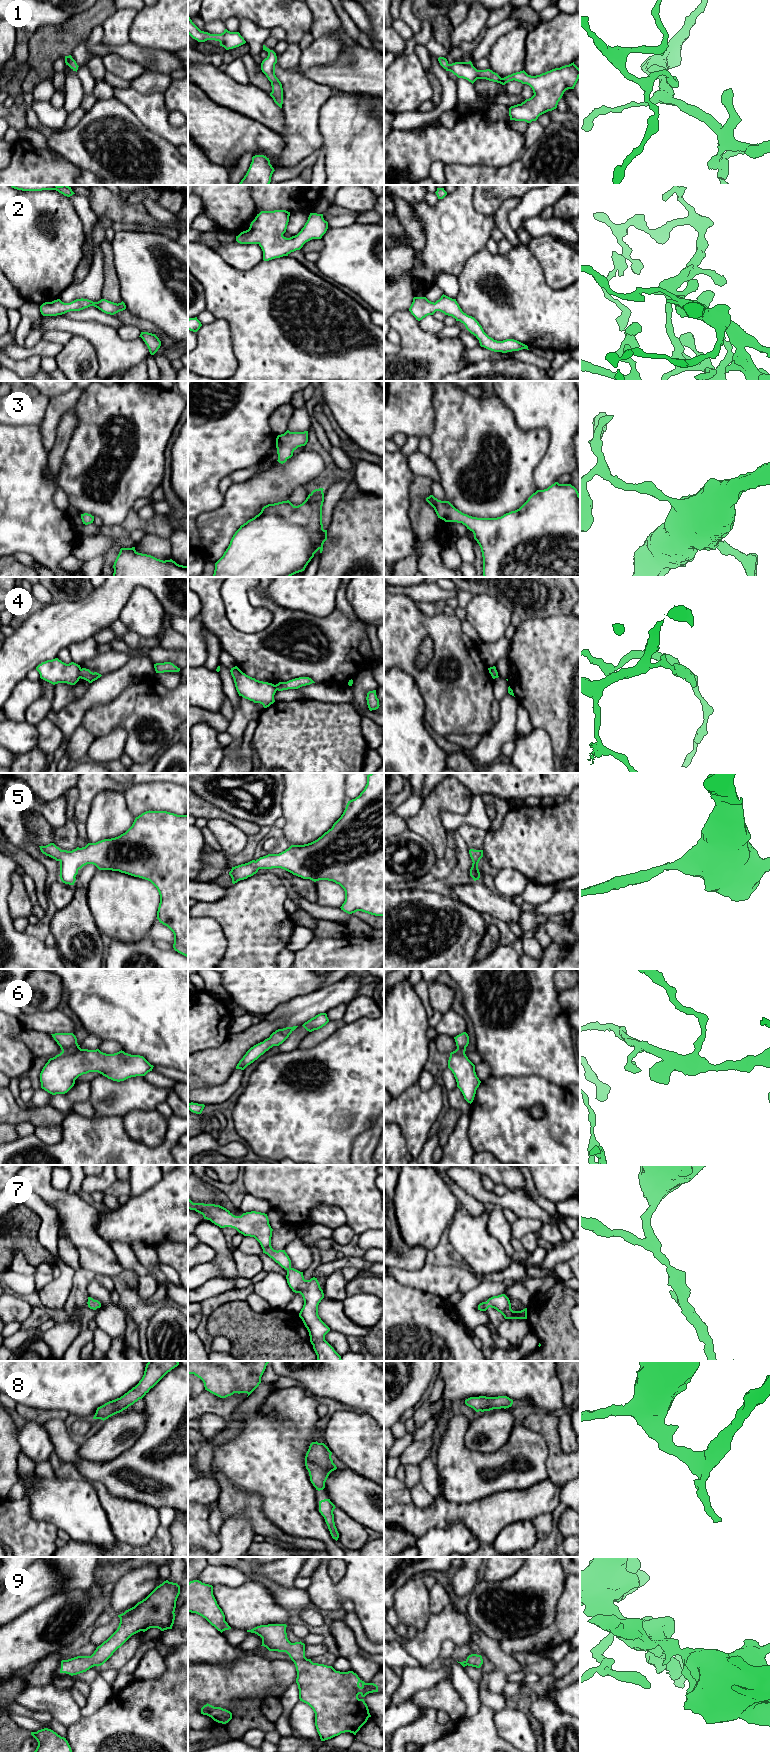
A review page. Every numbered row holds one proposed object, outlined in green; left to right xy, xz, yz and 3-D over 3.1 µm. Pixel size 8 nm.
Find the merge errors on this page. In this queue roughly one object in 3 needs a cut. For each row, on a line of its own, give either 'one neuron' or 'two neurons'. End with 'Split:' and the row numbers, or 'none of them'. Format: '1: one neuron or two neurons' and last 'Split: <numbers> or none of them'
1: one neuron
2: one neuron
3: one neuron
4: two neurons
5: one neuron
6: one neuron
7: one neuron
8: one neuron
9: one neuron
Split: 4

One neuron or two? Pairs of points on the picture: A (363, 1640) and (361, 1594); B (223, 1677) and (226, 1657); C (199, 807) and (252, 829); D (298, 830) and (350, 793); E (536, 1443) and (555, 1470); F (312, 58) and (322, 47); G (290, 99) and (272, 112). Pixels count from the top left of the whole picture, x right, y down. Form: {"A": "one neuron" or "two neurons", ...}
{"A": "two neurons", "B": "two neurons", "C": "one neuron", "D": "two neurons", "E": "two neurons", "F": "one neuron", "G": "two neurons"}

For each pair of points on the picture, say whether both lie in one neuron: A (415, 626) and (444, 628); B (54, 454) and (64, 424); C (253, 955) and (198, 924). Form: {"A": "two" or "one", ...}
{"A": "one", "B": "one", "C": "two"}

